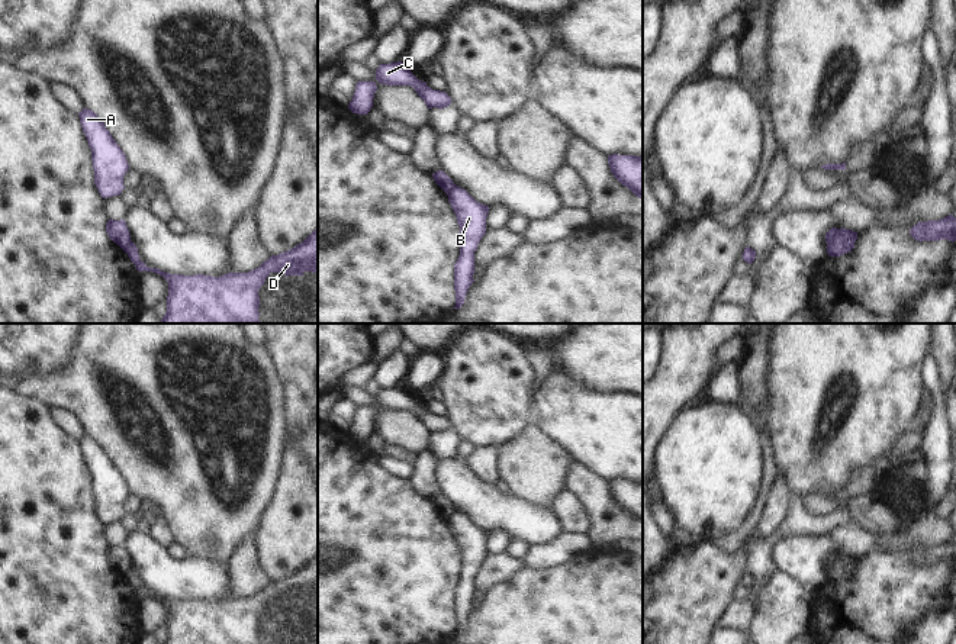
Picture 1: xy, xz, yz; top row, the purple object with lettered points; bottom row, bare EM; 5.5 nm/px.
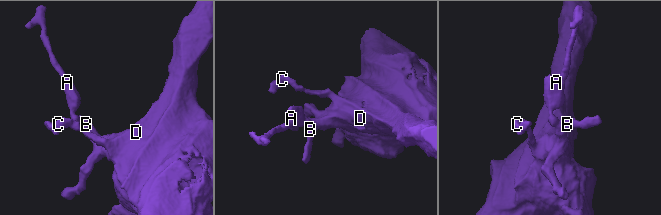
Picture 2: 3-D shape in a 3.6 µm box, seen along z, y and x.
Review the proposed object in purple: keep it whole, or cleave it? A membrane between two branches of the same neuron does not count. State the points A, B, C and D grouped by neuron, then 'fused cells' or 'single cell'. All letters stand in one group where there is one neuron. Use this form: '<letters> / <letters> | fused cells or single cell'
A / B C D | fused cells

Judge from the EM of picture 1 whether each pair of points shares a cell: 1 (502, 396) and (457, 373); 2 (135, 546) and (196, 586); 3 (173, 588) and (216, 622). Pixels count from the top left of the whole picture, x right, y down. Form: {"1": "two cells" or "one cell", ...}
{"1": "one cell", "2": "one cell", "3": "two cells"}

